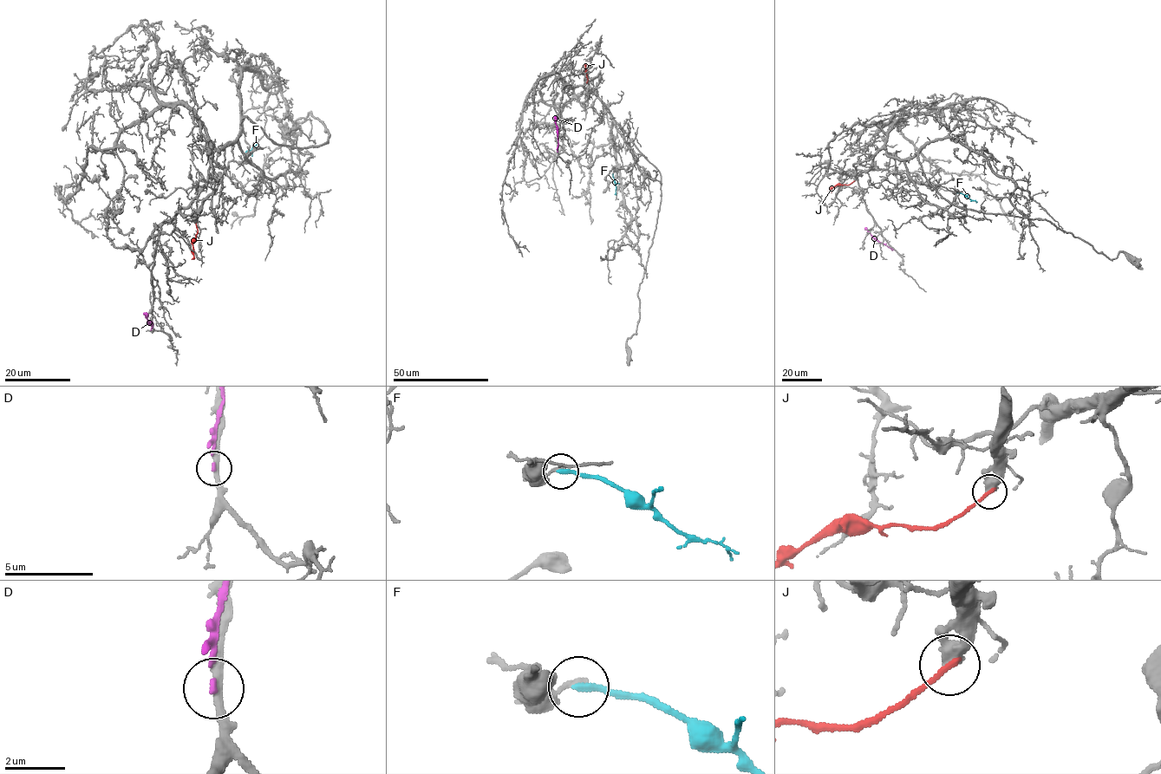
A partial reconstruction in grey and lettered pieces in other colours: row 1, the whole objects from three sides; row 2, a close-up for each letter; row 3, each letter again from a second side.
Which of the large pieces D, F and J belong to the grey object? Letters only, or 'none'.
none

